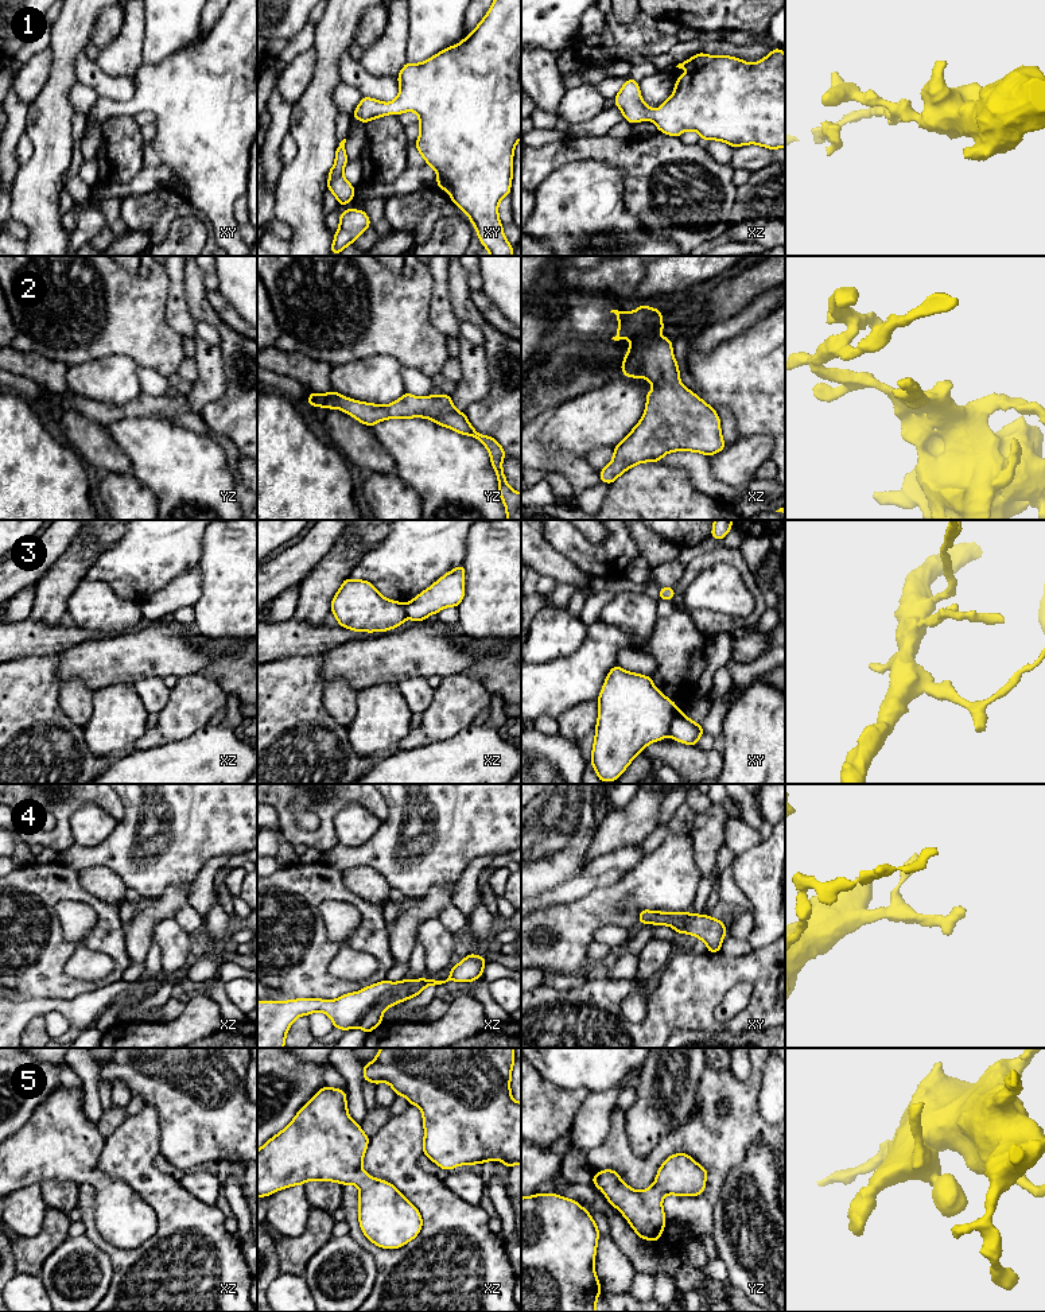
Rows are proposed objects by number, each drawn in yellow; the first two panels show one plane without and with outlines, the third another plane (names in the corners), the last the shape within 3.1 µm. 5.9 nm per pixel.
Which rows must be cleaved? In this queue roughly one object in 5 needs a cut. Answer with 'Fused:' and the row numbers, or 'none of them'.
Fused: 3

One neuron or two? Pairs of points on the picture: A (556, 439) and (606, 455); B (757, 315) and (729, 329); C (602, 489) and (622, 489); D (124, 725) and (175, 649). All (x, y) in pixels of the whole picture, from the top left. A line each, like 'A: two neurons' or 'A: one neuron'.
A: two neurons
B: one neuron
C: two neurons
D: two neurons

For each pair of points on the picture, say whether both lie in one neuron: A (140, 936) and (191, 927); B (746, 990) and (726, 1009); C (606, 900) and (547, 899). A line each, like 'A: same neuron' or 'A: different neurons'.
A: different neurons
B: same neuron
C: different neurons

